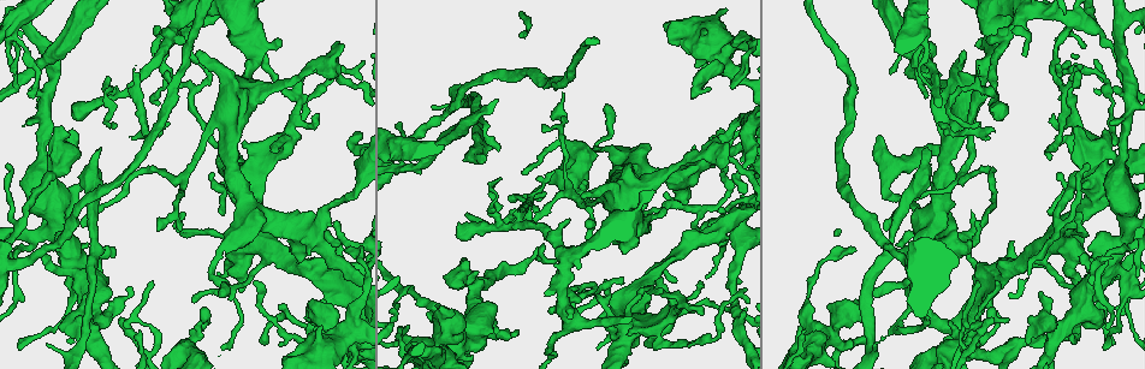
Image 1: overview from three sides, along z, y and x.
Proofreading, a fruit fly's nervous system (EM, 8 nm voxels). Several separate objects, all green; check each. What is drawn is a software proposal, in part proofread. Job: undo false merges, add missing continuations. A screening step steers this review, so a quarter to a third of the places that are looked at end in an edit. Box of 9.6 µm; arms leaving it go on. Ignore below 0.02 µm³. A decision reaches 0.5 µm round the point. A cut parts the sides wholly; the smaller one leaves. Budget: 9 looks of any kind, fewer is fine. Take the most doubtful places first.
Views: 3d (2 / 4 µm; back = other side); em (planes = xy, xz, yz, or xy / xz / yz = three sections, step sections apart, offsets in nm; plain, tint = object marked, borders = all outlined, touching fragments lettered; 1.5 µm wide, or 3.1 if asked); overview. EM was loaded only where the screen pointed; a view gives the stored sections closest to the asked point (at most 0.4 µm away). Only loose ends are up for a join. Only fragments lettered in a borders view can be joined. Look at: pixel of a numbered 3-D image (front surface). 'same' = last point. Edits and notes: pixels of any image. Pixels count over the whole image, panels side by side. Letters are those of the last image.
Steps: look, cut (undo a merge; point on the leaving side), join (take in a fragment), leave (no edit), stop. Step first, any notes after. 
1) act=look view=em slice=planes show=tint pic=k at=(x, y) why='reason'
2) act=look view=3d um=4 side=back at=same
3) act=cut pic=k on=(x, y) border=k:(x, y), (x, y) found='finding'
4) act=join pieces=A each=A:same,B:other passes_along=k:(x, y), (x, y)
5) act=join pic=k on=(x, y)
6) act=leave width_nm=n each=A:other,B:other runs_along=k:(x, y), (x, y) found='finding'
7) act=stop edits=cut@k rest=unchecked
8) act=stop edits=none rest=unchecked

act=look view=3d um=4 pic=1 at=(875, 293) why='branch stops here'

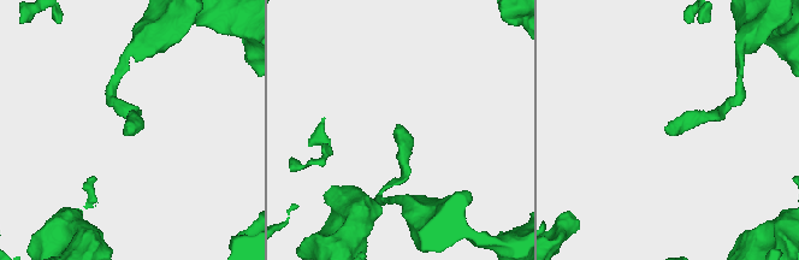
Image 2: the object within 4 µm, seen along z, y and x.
act=look view=em slice=xz step=4 show=tint pic=2 at=(664, 129)

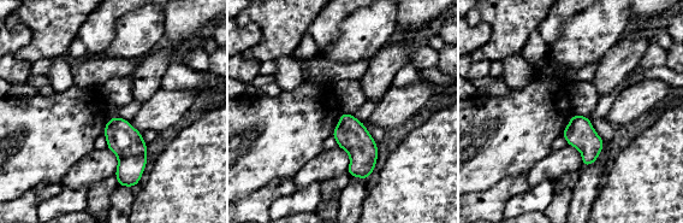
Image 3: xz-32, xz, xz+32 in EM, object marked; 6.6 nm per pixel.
act=look view=em slice=planes show=borders at=same

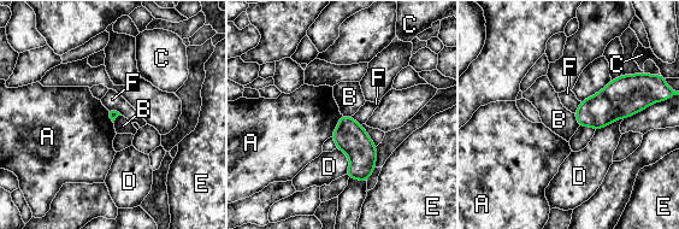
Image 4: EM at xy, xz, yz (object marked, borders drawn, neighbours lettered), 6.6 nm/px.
act=leave longest_contact=D:200nm each=A:other,B:other,C:other,D:other,E:other,F:other border=4:(573, 113), (579, 125) found='none of them fits'

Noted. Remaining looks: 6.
act=look view=em slice=planes show=tint pic=1 at=(1119, 272) why='sudden change in width'

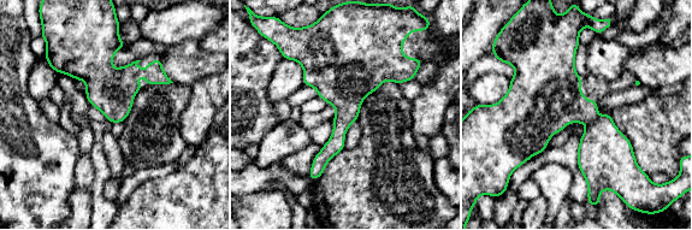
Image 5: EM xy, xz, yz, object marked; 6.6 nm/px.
act=look view=em slice=planes show=borders at=same

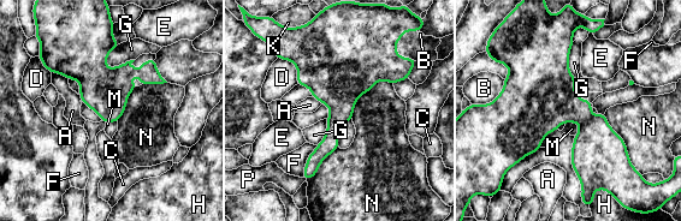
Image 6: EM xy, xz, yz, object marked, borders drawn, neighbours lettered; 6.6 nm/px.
act=leave width_nm=260 each=A:other,B:other,C:other,D:other,E:other,F:other,G:other,H:other,K:other,M:other,N:other,P:other border=6:(351, 119), (339, 132), (338, 147) found='continuous, no second cell'

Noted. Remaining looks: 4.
act=look view=3d um=2 pic=1 at=(77, 137)

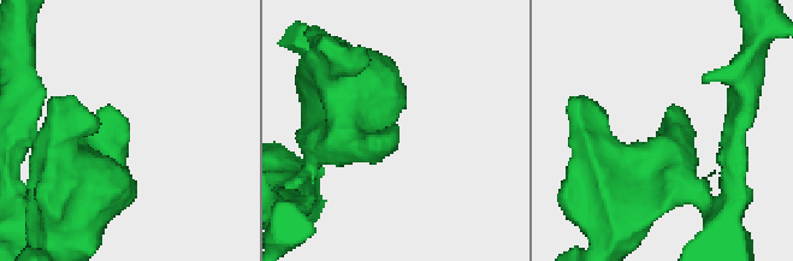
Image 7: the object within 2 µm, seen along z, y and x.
act=look view=em slice=planes show=borders pic=7 at=(126, 127) why='now the EM'

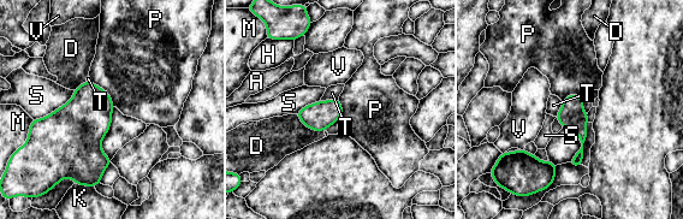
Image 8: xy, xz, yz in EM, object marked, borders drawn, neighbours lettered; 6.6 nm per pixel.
act=leave each=A:other,D:other,H:other,K:other,M:other,P:other,S:other,T:other,V:other border=8:(90, 80), (108, 94), (114, 106) found='none of them fits'

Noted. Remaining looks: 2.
act=stop edits=none rest=unchecked

